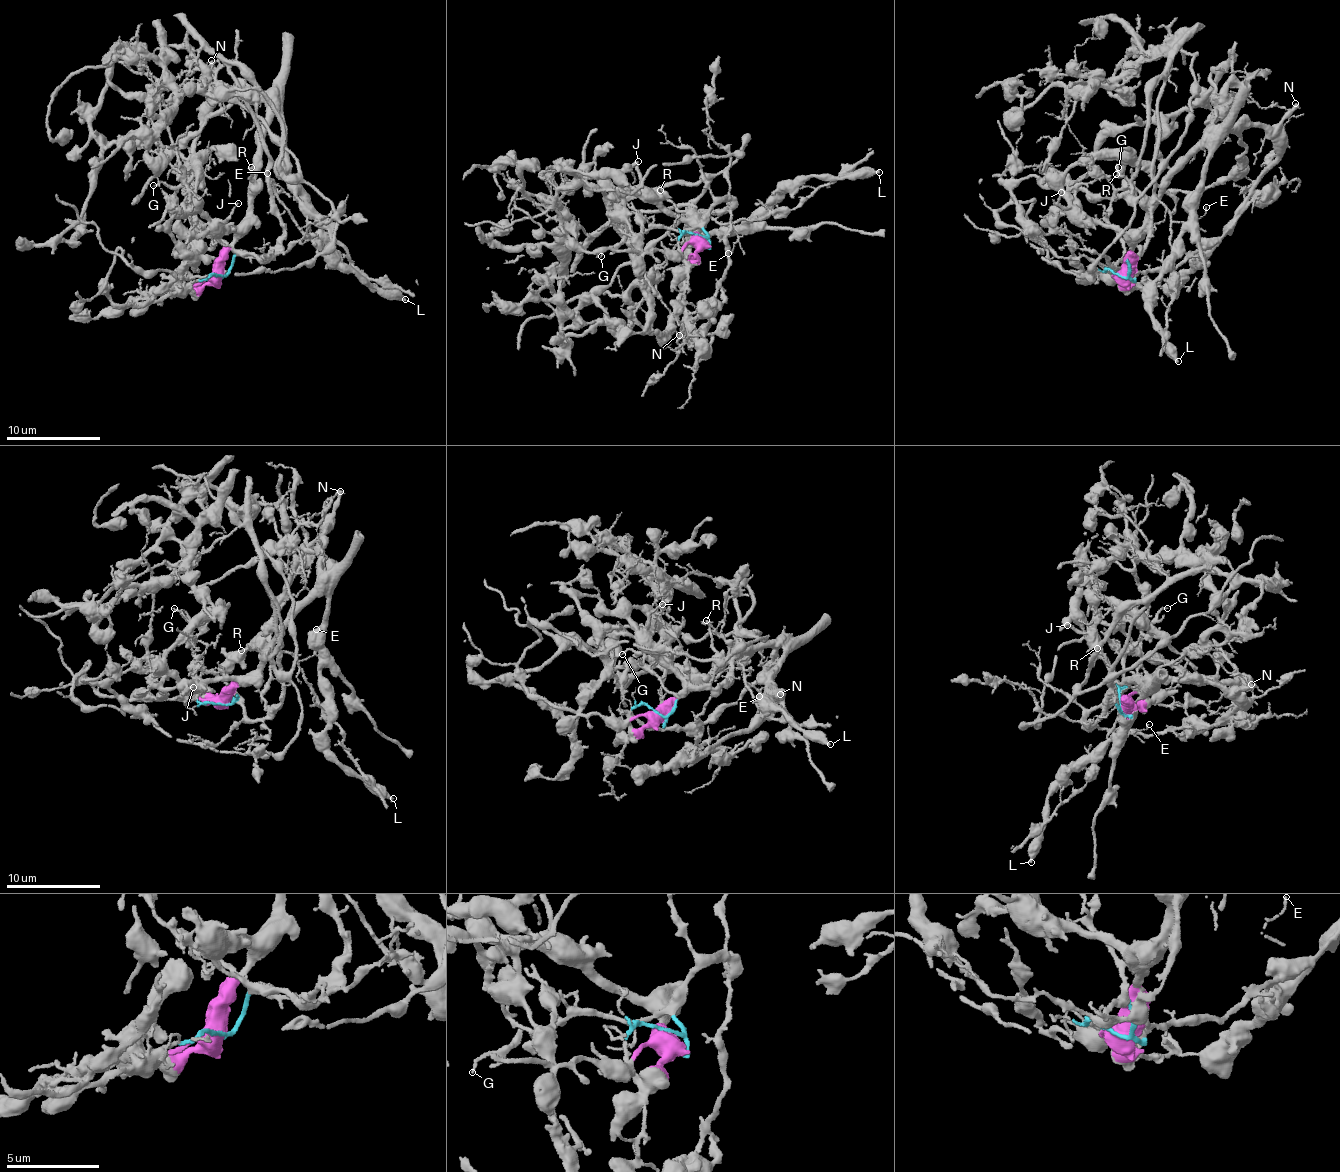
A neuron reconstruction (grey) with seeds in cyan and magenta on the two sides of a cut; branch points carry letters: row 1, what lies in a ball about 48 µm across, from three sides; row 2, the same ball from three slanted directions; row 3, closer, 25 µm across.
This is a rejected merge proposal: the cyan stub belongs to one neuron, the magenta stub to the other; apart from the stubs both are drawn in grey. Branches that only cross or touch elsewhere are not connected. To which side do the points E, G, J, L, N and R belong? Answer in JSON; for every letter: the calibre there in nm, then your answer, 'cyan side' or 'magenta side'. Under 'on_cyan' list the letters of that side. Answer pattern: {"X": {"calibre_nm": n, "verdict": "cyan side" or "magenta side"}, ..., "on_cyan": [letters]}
{"E": {"calibre_nm": 110, "verdict": "cyan side"}, "G": {"calibre_nm": 140, "verdict": "magenta side"}, "J": {"calibre_nm": 110, "verdict": "magenta side"}, "L": {"calibre_nm": 360, "verdict": "magenta side"}, "N": {"calibre_nm": 320, "verdict": "magenta side"}, "R": {"calibre_nm": 180, "verdict": "magenta side"}, "on_cyan": ["E"]}

